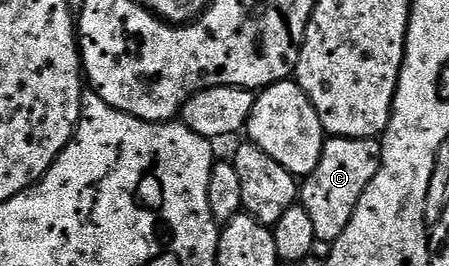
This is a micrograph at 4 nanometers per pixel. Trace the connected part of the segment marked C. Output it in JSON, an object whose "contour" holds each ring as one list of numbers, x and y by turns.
{"contour":[[332,138,323,144,317,168,301,182,301,204,313,219,316,238,335,242,350,224,361,196,369,188,373,176,383,166,383,144,379,138]]}

